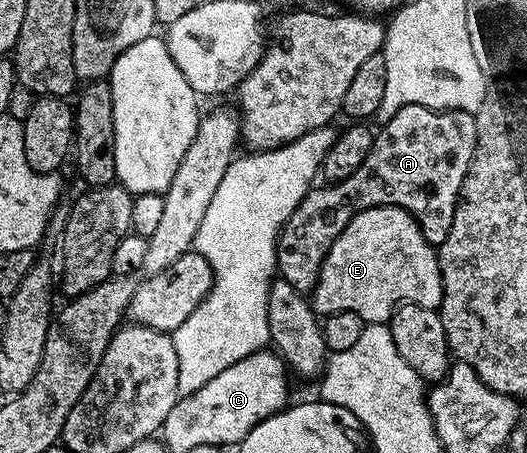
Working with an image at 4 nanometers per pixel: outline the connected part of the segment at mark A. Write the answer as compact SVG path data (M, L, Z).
M408 105L399 111L390 121L384 122L376 130L373 146L363 159L359 171L351 175L346 181L330 184L329 189L314 187L309 194L301 200L299 207L287 219L277 235L277 273L280 280L291 283L295 291L309 295L312 294L315 278L329 248L335 239L349 225L355 214L363 210L374 209L377 205L394 205L420 220L421 230L430 245L440 247L443 239L447 239L447 231L451 231L451 219L455 215L457 198L461 195L463 179L469 170L469 164L475 151L477 138L477 119L474 114L465 113L461 109L428 109L422 105Z

